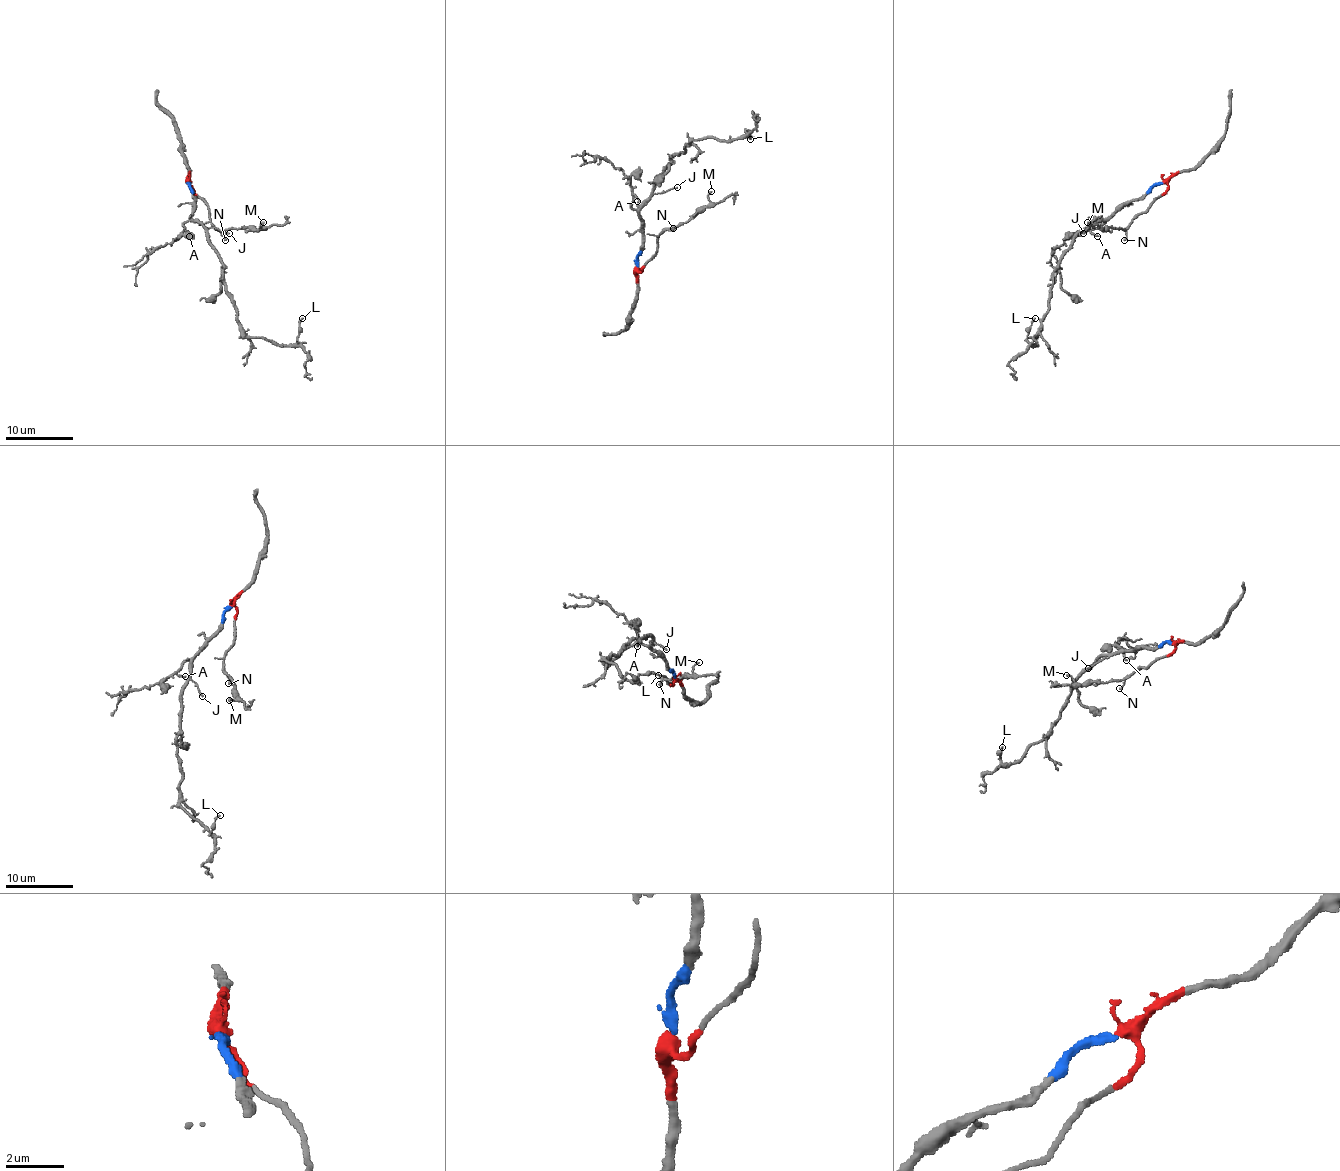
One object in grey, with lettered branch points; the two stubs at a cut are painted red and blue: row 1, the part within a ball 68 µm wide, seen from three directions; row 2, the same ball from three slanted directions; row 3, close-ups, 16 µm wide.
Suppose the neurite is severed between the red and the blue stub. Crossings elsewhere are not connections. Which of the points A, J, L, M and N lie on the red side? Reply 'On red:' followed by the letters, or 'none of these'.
On red: M, N

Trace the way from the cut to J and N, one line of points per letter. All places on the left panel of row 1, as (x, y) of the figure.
J: (189, 183), (194, 198), (191, 217), (206, 228), (215, 227), (228, 233)
N: (189, 183), (225, 240)

